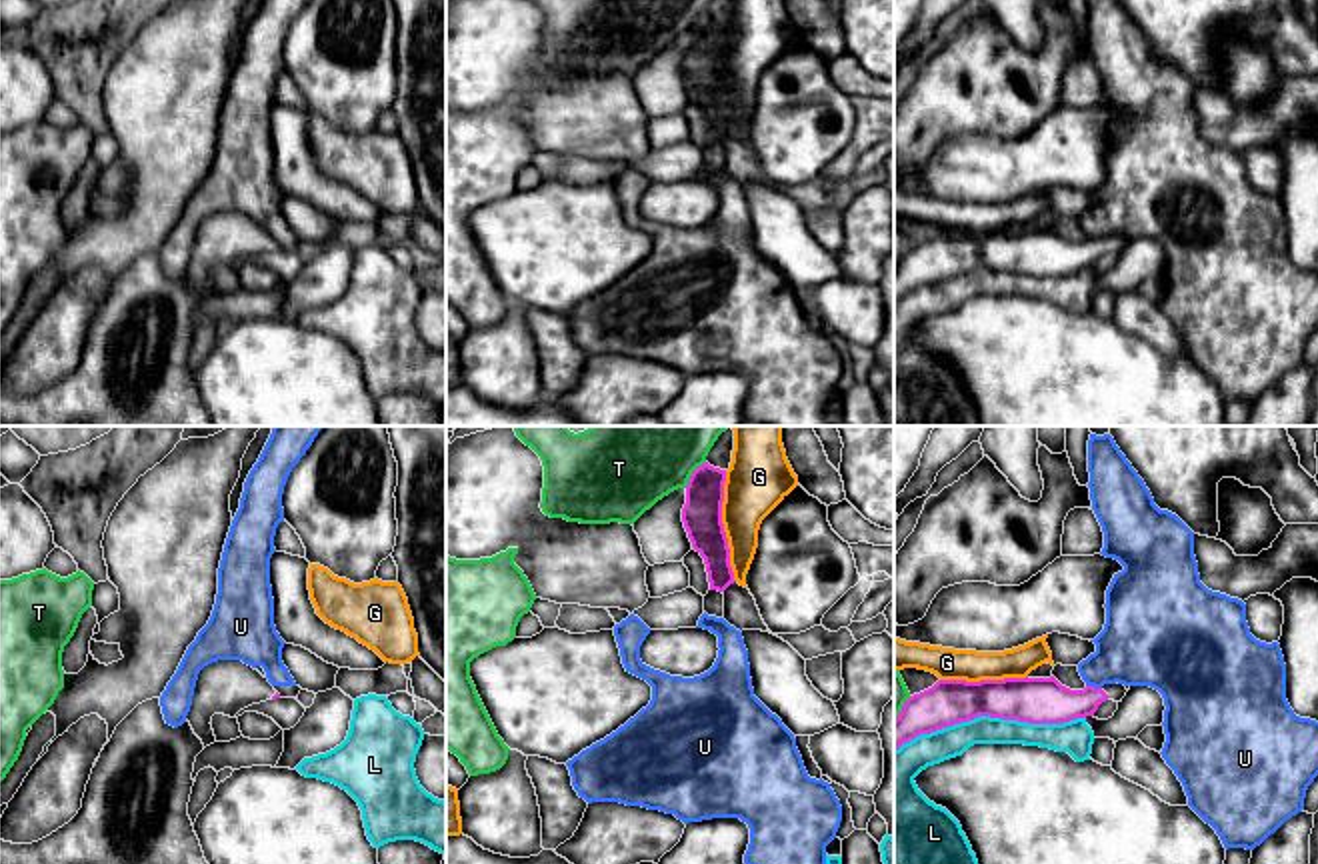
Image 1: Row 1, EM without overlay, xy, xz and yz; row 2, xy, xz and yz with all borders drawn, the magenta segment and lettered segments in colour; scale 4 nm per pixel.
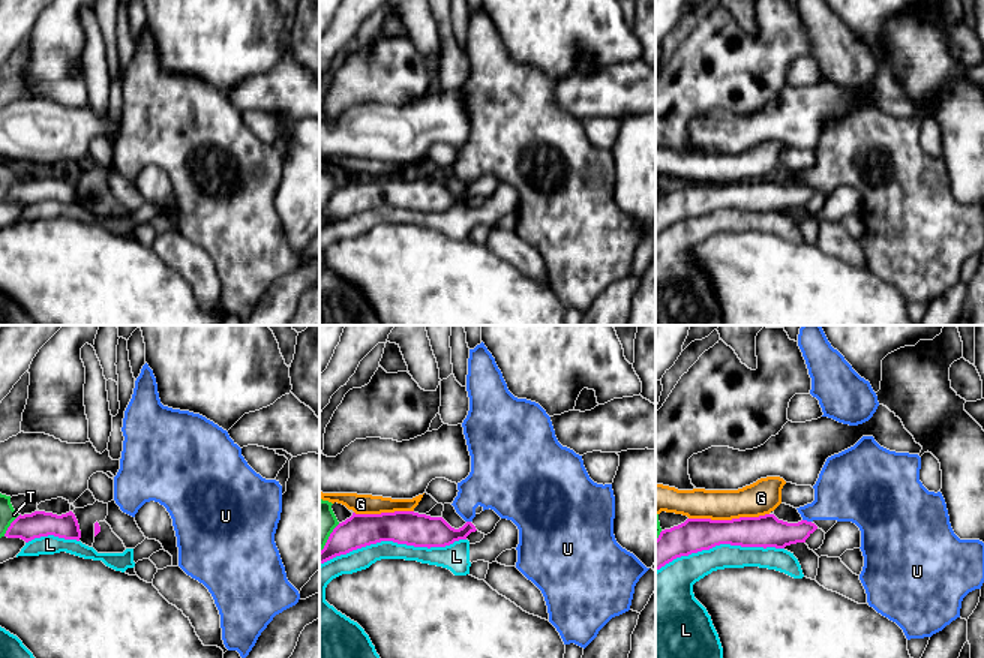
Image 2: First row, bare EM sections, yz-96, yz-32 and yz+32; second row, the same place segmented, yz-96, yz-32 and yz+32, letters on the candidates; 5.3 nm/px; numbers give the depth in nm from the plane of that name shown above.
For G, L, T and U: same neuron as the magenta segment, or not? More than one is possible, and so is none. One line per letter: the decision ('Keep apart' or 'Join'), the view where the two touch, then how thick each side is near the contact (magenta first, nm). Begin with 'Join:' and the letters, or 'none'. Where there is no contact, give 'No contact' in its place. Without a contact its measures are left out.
Join: none
G: Keep apart. Touches magenta in xz. Thickness 160 nm (magenta) against 260 nm
L: Keep apart. Touches magenta in yz. Thickness 190 nm (magenta) against 130 nm
T: Keep apart. Touches magenta in xz. Thickness 160 nm (magenta) against 280 nm
U: Keep apart. Touches magenta in yz. Thickness 190 nm (magenta) against 320 nm

